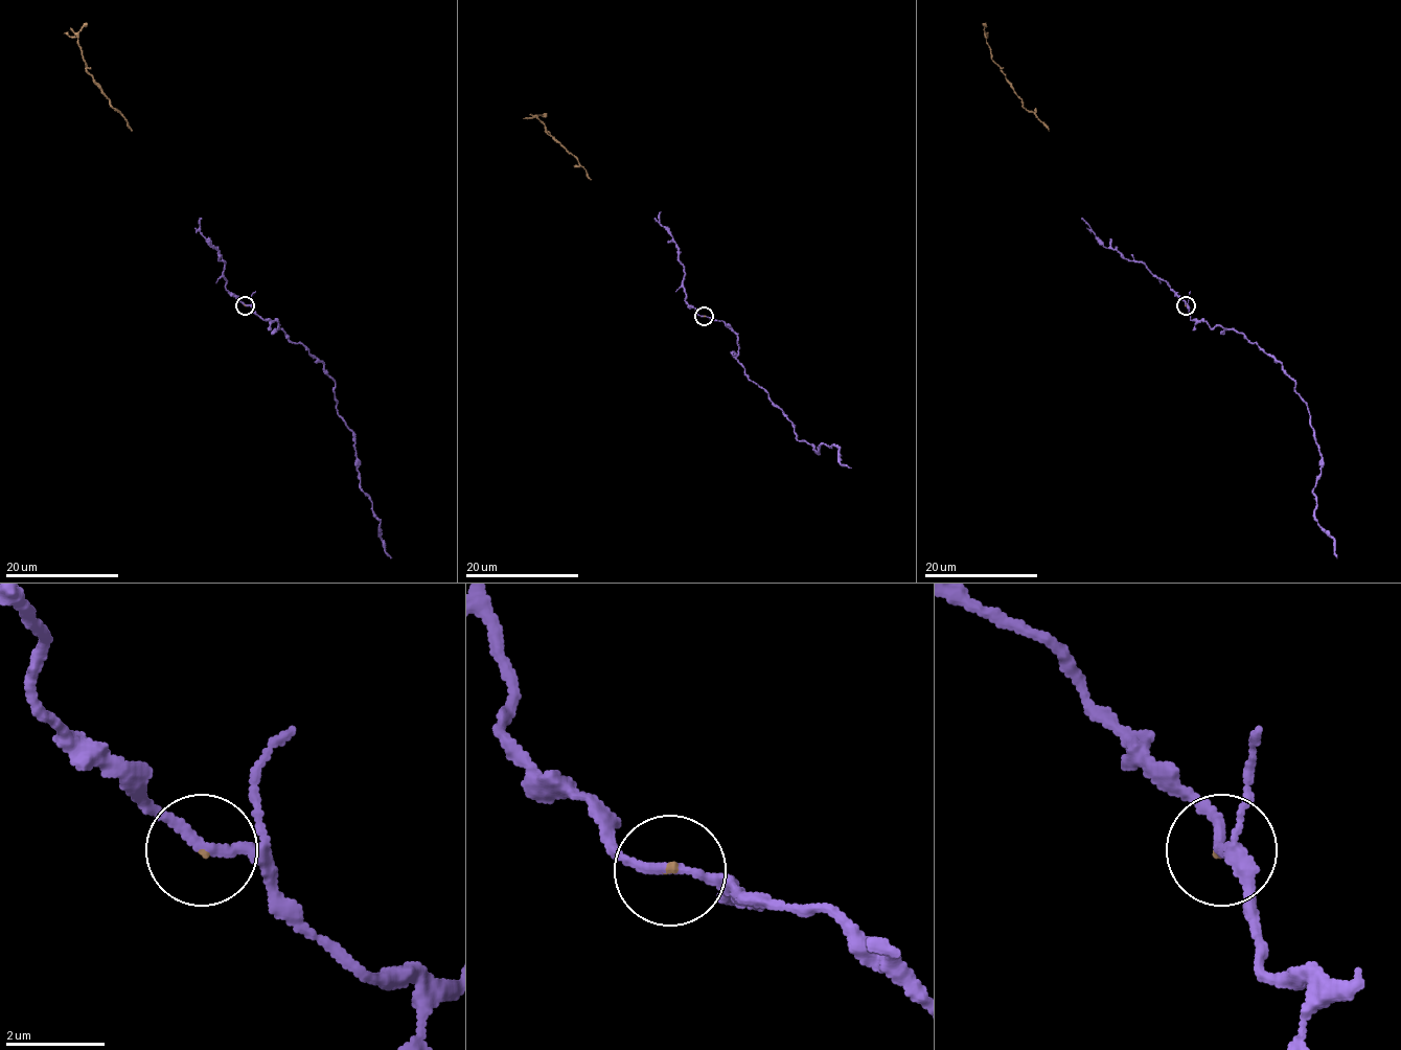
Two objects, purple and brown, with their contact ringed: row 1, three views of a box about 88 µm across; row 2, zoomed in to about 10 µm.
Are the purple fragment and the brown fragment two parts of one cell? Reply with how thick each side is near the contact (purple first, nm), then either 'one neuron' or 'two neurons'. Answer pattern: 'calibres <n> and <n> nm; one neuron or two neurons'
calibres 190 and 50 nm; one neuron

